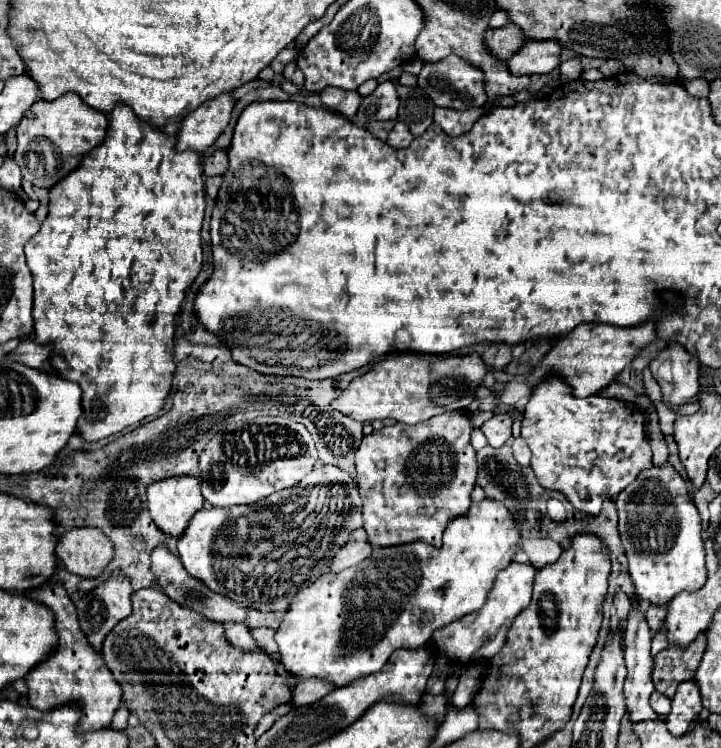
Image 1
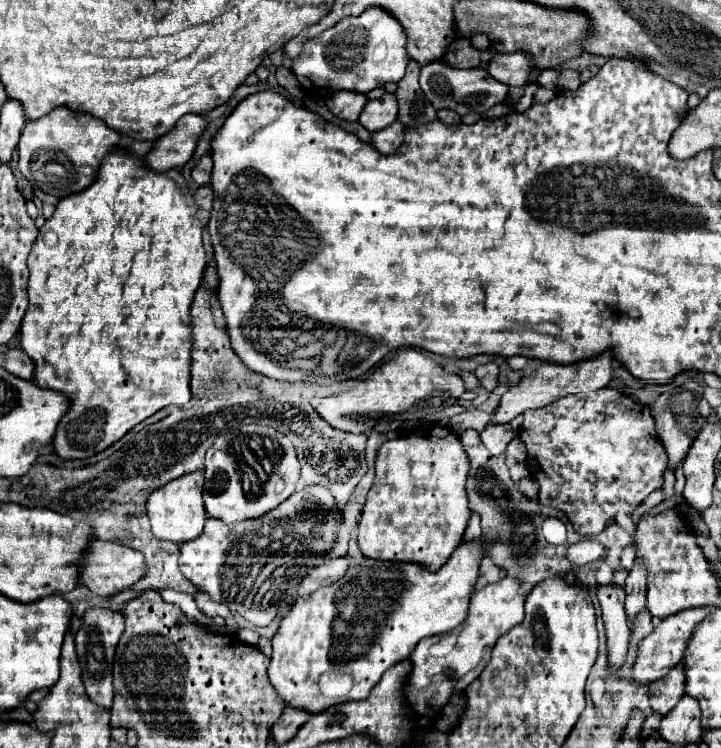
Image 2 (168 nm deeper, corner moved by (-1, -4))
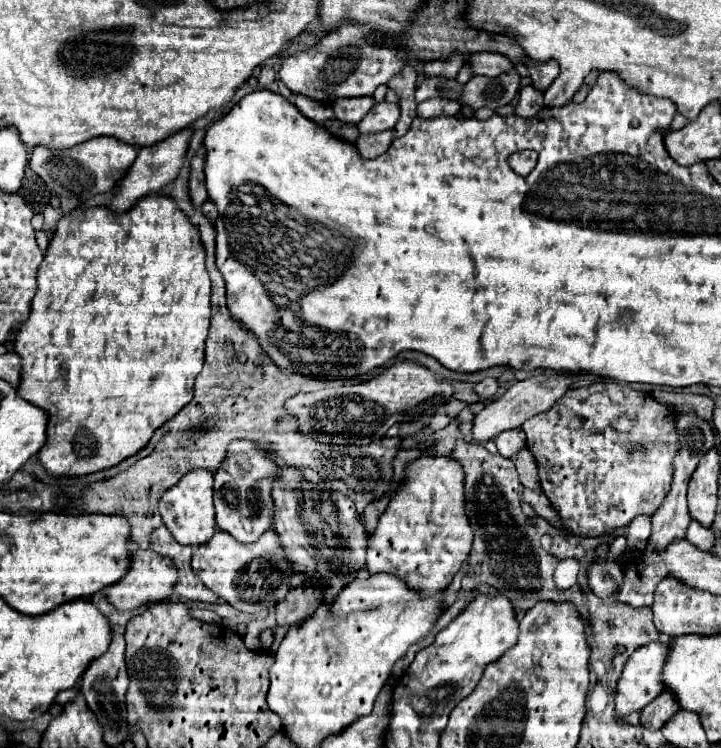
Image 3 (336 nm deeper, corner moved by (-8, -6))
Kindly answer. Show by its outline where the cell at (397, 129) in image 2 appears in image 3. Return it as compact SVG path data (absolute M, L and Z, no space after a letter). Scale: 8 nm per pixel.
M392 130L378 132L378 134L360 134L360 138L356 142L356 148L360 150L360 154L364 158L376 158L390 148L392 138L394 138Z

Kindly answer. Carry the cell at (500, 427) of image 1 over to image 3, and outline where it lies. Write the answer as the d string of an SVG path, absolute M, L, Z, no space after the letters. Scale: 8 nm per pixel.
M514 428L514 430L506 430L506 432L498 434L494 438L494 442L498 446L498 452L504 458L510 458L510 456L518 454L526 446L526 436L524 436L524 430L522 428Z

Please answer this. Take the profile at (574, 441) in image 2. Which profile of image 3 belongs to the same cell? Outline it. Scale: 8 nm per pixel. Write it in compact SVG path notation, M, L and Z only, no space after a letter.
M614 380L574 388L564 394L548 412L524 422L528 450L534 454L540 486L548 496L560 522L576 536L594 538L608 530L628 526L636 516L652 516L672 484L672 456L676 454L674 412L656 402L650 394Z

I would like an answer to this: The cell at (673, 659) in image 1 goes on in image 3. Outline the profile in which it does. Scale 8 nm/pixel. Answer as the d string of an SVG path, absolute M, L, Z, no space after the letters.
M664 690L660 696L656 696L656 700L652 700L652 704L648 704L642 712L640 712L640 720L644 720L644 724L652 730L658 730L664 726L666 720L670 720L672 714L676 714L680 710L680 704L676 698L672 698L672 692Z

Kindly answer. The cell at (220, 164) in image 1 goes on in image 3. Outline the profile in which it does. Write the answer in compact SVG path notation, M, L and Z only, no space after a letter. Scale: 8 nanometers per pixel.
M196 154L190 164L190 198L196 206L202 206L202 202L208 198L206 184L204 184L204 156Z

